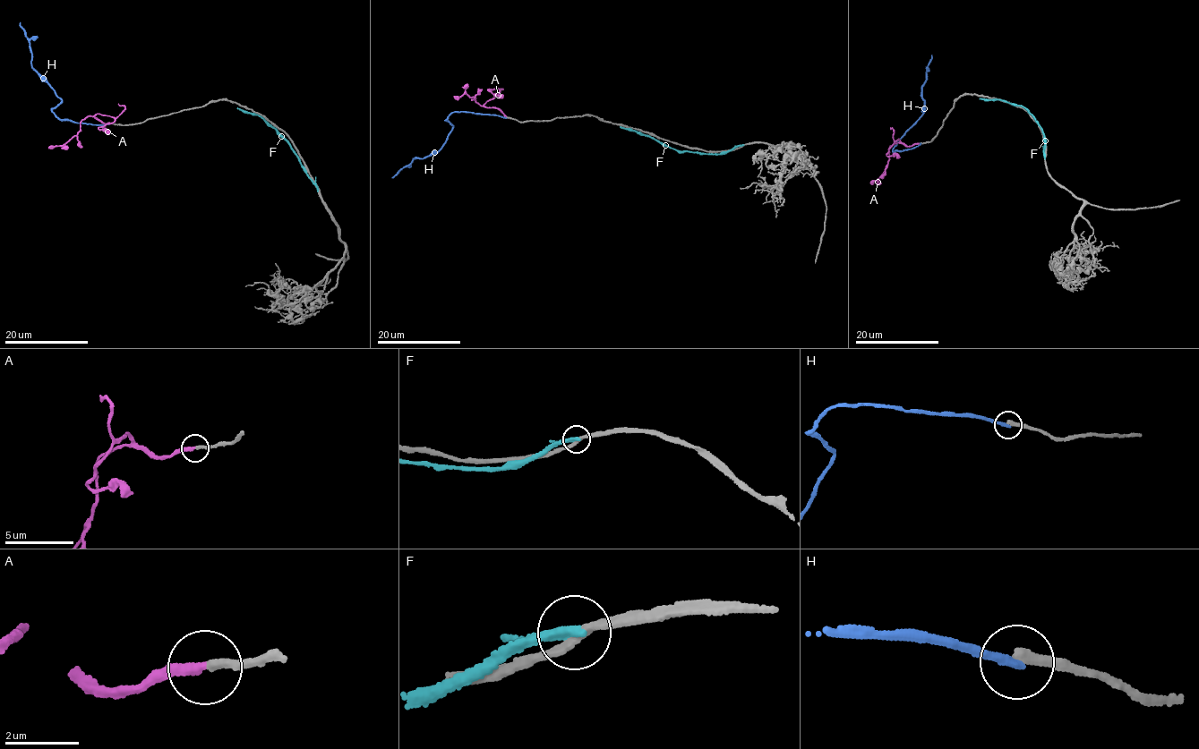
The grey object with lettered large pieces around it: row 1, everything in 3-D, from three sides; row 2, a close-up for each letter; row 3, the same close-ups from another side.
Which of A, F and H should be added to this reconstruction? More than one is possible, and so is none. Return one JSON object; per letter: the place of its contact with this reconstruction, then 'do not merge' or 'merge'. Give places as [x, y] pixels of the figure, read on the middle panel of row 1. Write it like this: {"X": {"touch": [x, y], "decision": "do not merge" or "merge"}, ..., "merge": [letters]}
{"A": {"touch": [506, 116], "decision": "merge"}, "F": {"touch": [742, 145], "decision": "do not merge"}, "H": {"touch": [506, 117], "decision": "do not merge"}, "merge": ["A"]}

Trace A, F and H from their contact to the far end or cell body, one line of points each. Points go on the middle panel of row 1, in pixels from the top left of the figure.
A: (505, 116), (497, 108), (478, 105), (472, 99), (475, 98), (464, 94), (454, 96)
F: (742, 145), (714, 154), (680, 151), (620, 126)
H: (505, 117), (455, 111), (446, 120), (452, 126), (445, 143), (427, 157), (412, 160), (392, 177)

